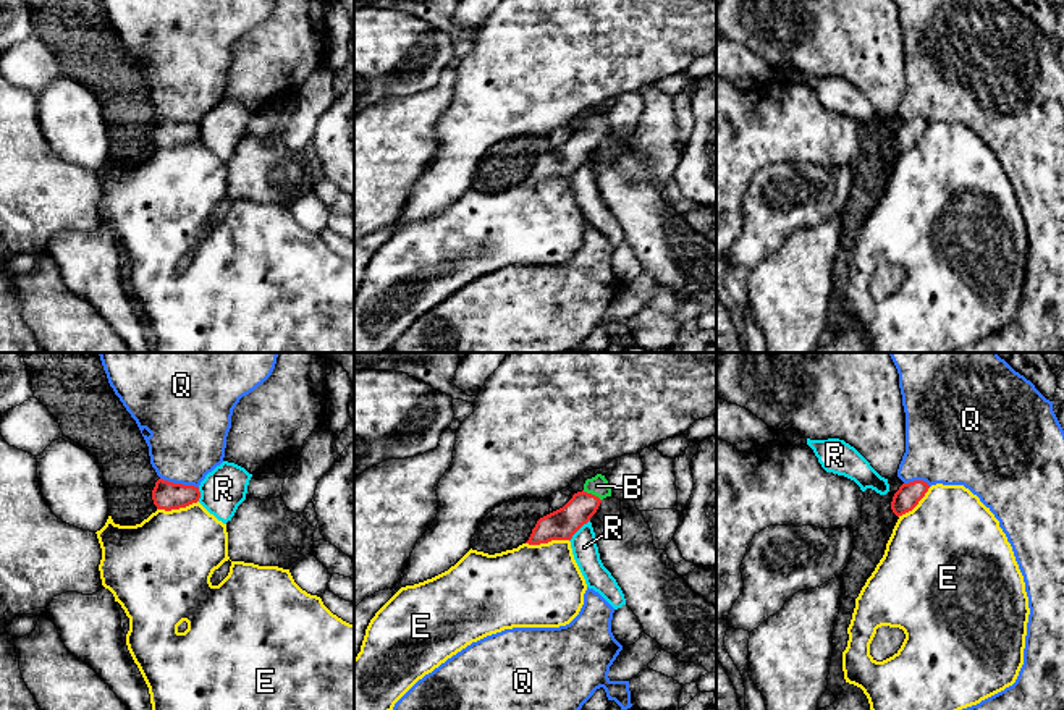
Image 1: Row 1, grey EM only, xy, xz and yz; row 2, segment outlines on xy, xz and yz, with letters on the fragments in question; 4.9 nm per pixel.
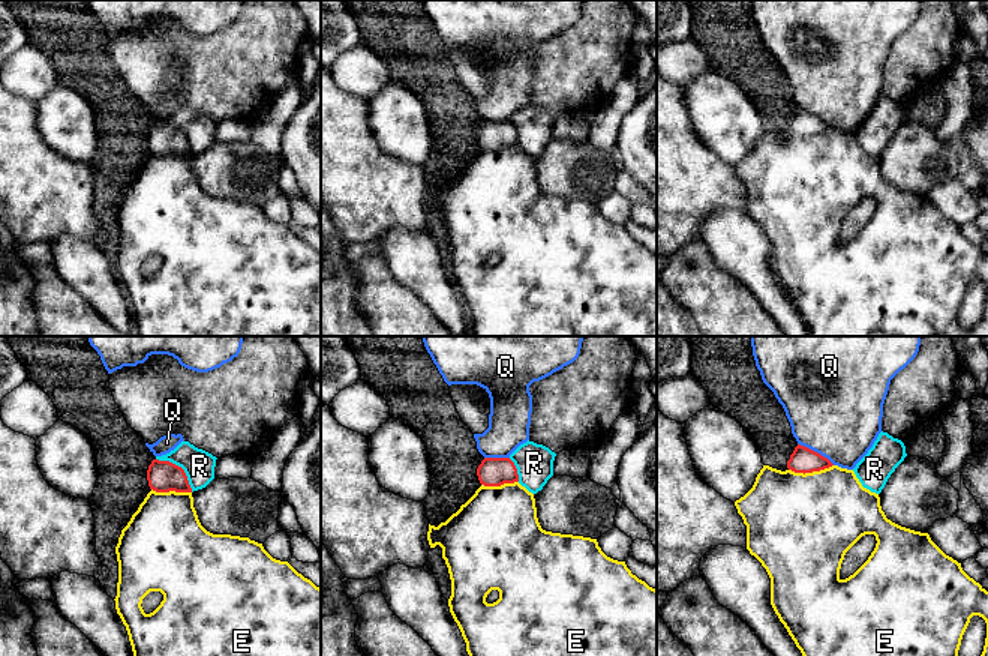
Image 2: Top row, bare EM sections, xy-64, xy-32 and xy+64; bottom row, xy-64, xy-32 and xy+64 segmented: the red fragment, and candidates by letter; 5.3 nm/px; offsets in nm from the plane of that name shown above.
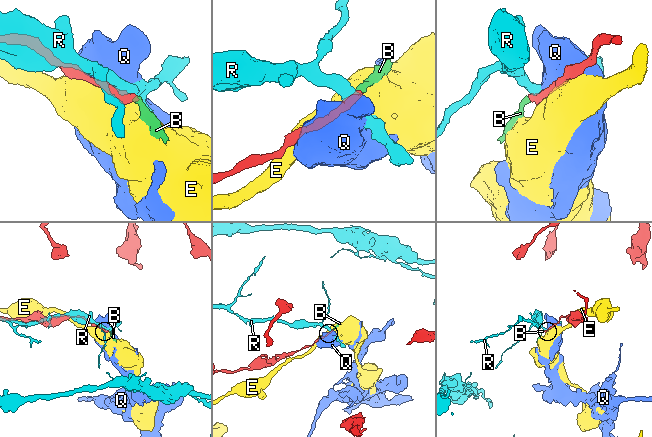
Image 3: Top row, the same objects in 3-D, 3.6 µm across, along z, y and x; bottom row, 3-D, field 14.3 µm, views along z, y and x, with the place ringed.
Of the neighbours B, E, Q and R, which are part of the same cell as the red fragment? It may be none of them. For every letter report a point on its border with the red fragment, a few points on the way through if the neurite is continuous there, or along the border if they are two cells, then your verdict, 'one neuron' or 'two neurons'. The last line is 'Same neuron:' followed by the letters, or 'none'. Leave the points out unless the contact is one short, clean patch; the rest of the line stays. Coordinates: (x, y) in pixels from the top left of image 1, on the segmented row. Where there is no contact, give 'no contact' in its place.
B: xz (592, 495) | across xz (561, 524), (592, 495), (597, 486) | one neuron
E: xz (547, 542) | two neurons
Q: xy (180, 484) | two neurons
R: xz (578, 529) | along xz (589, 519), (570, 540) | two neurons
Same neuron: B

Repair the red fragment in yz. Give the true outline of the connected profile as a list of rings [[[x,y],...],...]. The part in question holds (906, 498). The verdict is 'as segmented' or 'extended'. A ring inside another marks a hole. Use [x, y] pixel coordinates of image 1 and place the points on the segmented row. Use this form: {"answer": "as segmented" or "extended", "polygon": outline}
{"answer": "as segmented", "polygon": [[[923,480],[902,484],[893,497],[891,501],[893,513],[899,518],[912,511],[918,505],[918,501],[925,497],[928,488],[930,485]]]}

